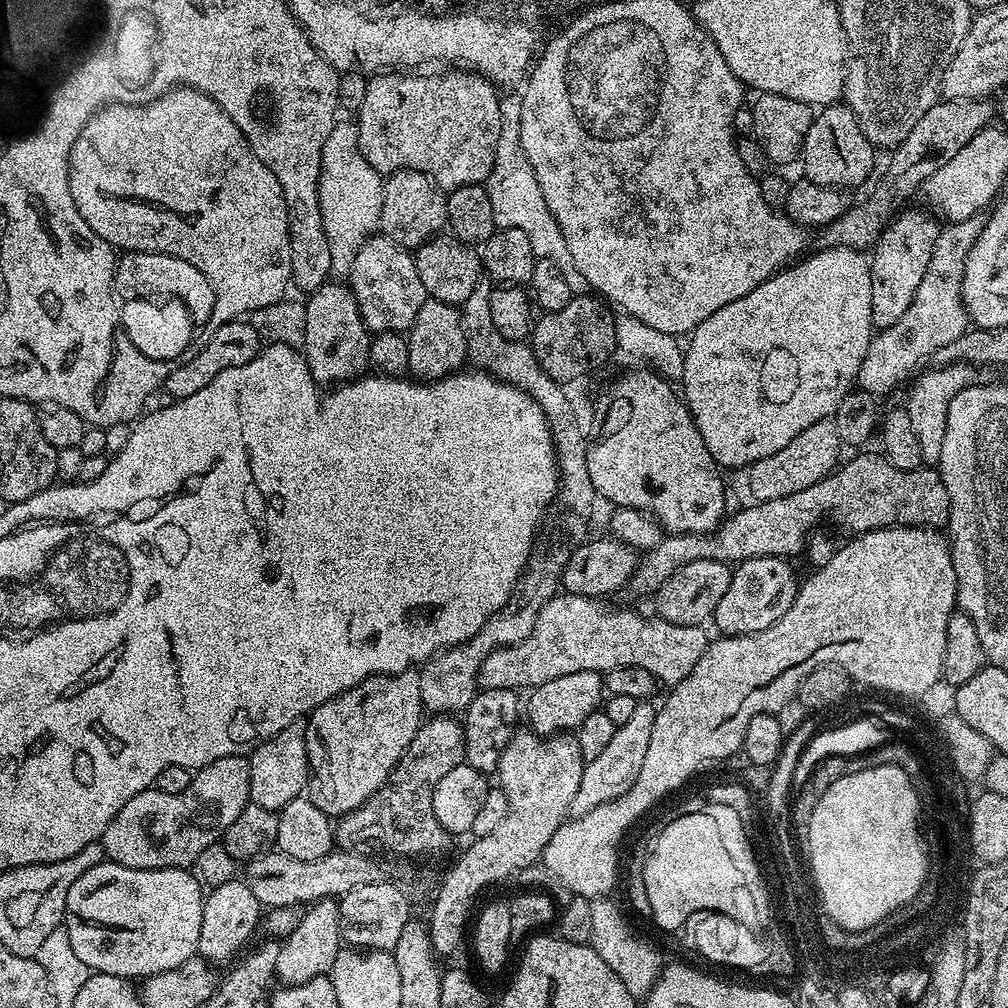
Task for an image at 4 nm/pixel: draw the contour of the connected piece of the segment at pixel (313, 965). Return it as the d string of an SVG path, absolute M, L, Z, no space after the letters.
M329 898L308 904L298 926L294 926L292 933L283 937L278 950L276 980L281 985L287 986L310 982L310 978L328 976L334 966L334 958L338 958L341 947L339 903Z

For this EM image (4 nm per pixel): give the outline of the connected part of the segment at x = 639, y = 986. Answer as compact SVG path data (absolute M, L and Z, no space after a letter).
M611 897L593 899L591 914L593 928L589 940L590 946L610 966L610 970L622 978L622 986L626 986L626 990L630 990L632 996L637 998L647 997L648 991L656 985L656 979L664 968L661 954L634 934L619 906L612 901Z

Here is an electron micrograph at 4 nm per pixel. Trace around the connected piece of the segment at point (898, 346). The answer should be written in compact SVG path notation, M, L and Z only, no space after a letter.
M971 216L968 220L941 227L930 266L926 266L922 286L918 286L918 294L914 302L910 302L910 310L906 310L906 314L902 314L894 326L881 328L873 335L866 358L862 358L862 366L856 375L859 391L869 392L877 398L890 395L903 380L911 381L922 366L929 363L927 360L931 361L936 352L942 350L942 346L950 346L950 342L962 338L969 331L968 311L964 308L962 298L962 278L966 258L981 227L980 216Z

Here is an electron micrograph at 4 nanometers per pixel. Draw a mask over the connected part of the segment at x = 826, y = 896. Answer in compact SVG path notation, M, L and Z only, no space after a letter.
M893 764L874 766L870 770L858 770L858 774L846 774L846 778L838 778L838 782L834 782L834 786L830 786L830 790L826 790L826 794L822 794L822 798L818 798L818 802L814 806L814 814L810 814L810 818L806 821L806 828L808 828L808 860L812 863L810 876L818 881L820 902L828 904L828 911L824 914L825 916L841 920L847 924L881 920L884 912L889 912L891 908L896 908L898 904L907 902L908 898L915 894L916 884L920 884L920 880L924 876L924 858L926 856L926 850L921 840L916 840L918 830L916 829L916 815L920 811L922 811L921 800L915 793L906 770L902 770Z

